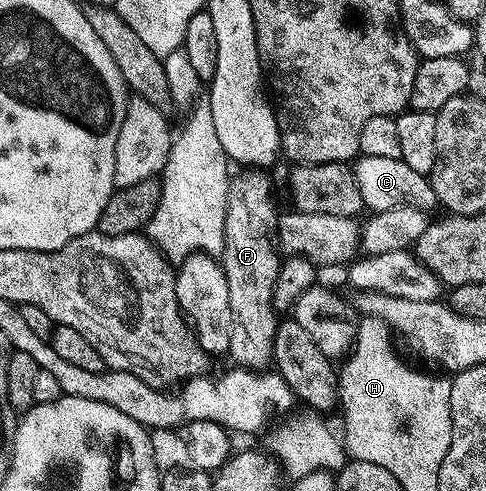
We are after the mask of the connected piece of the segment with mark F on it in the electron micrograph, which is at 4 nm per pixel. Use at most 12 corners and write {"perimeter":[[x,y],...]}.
{"perimeter":[[263,170],[227,189],[221,263],[237,338],[230,359],[275,355],[281,263]]}

